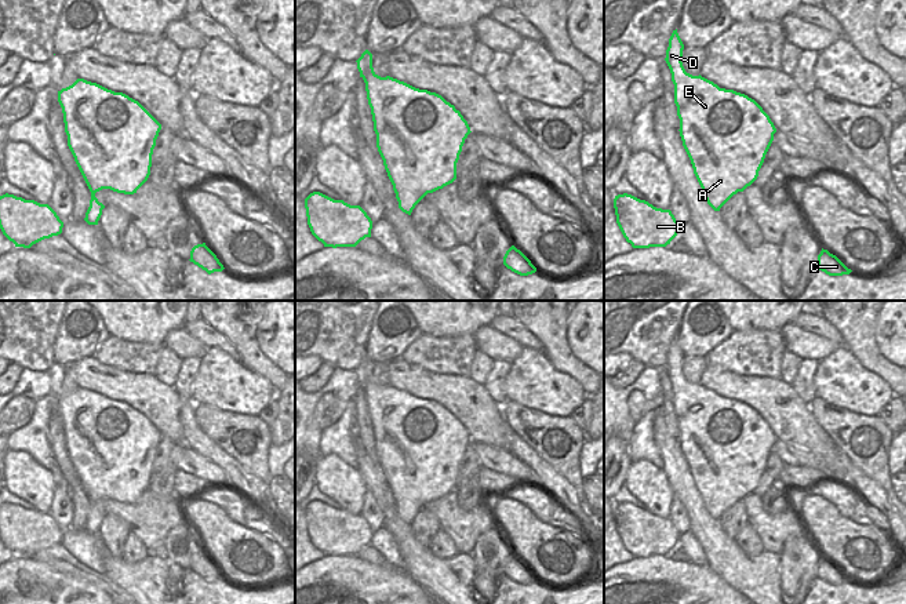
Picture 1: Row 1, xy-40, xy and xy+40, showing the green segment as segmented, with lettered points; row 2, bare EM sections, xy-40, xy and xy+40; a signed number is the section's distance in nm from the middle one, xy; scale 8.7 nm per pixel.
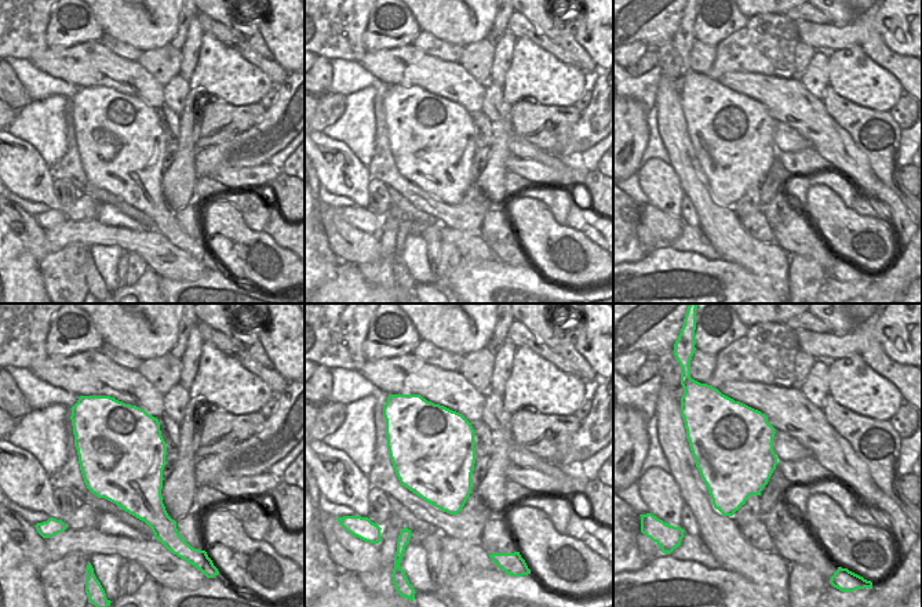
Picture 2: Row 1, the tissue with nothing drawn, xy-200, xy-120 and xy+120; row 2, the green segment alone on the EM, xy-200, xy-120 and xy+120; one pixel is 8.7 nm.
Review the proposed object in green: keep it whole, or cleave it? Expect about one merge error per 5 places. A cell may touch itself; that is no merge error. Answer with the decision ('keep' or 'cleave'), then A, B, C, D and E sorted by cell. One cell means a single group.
keep | A B C D E

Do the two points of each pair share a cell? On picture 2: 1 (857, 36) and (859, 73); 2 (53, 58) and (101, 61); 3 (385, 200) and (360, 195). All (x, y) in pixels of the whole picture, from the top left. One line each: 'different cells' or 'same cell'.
1: different cells
2: same cell
3: different cells

